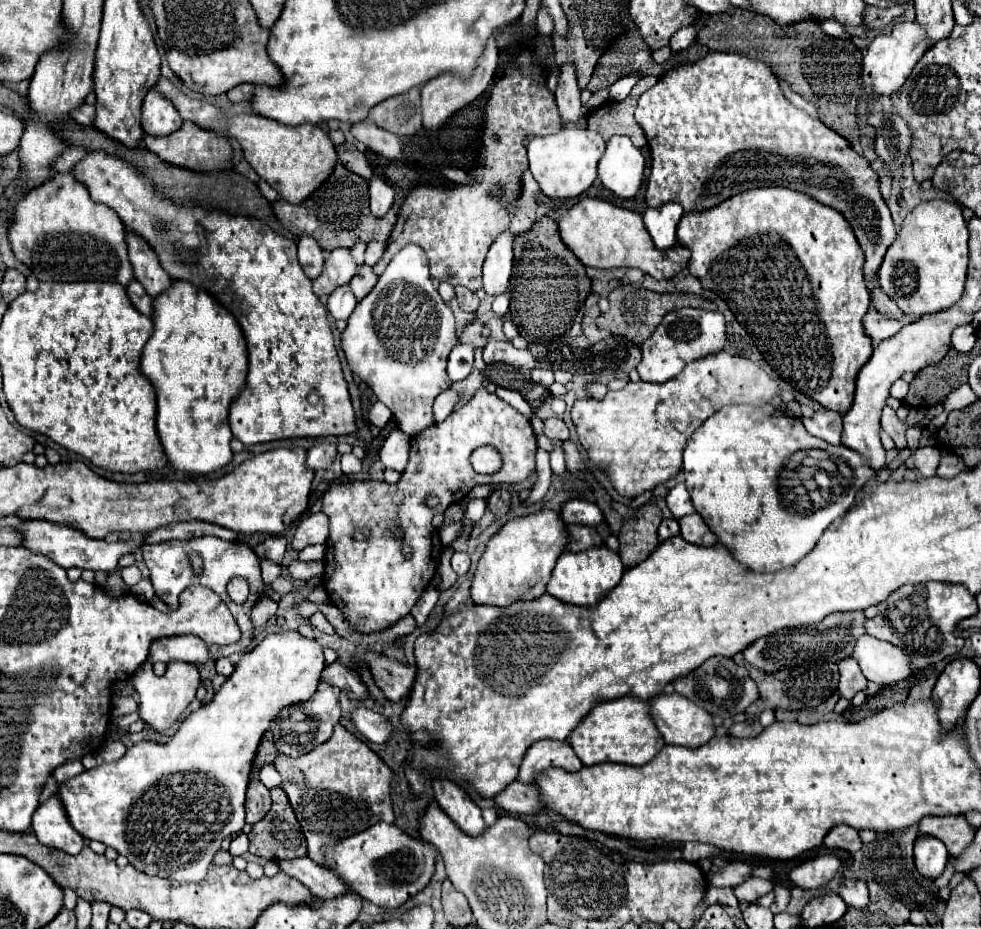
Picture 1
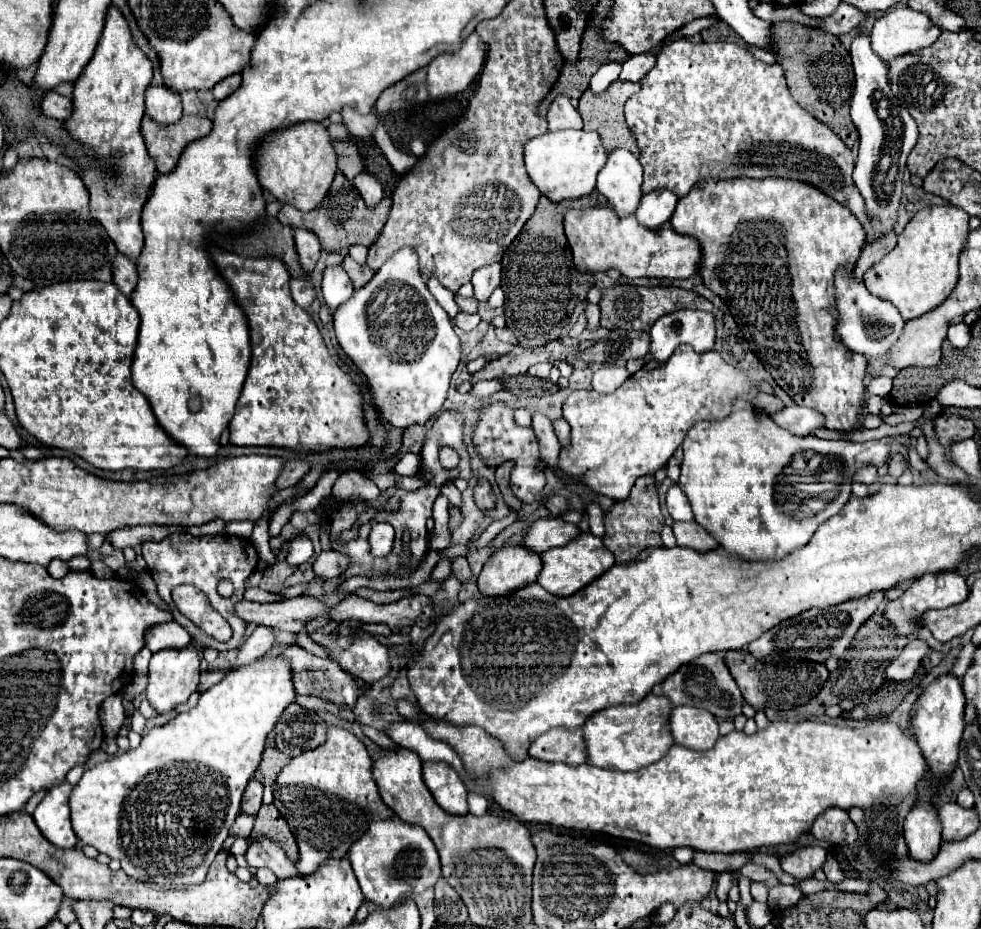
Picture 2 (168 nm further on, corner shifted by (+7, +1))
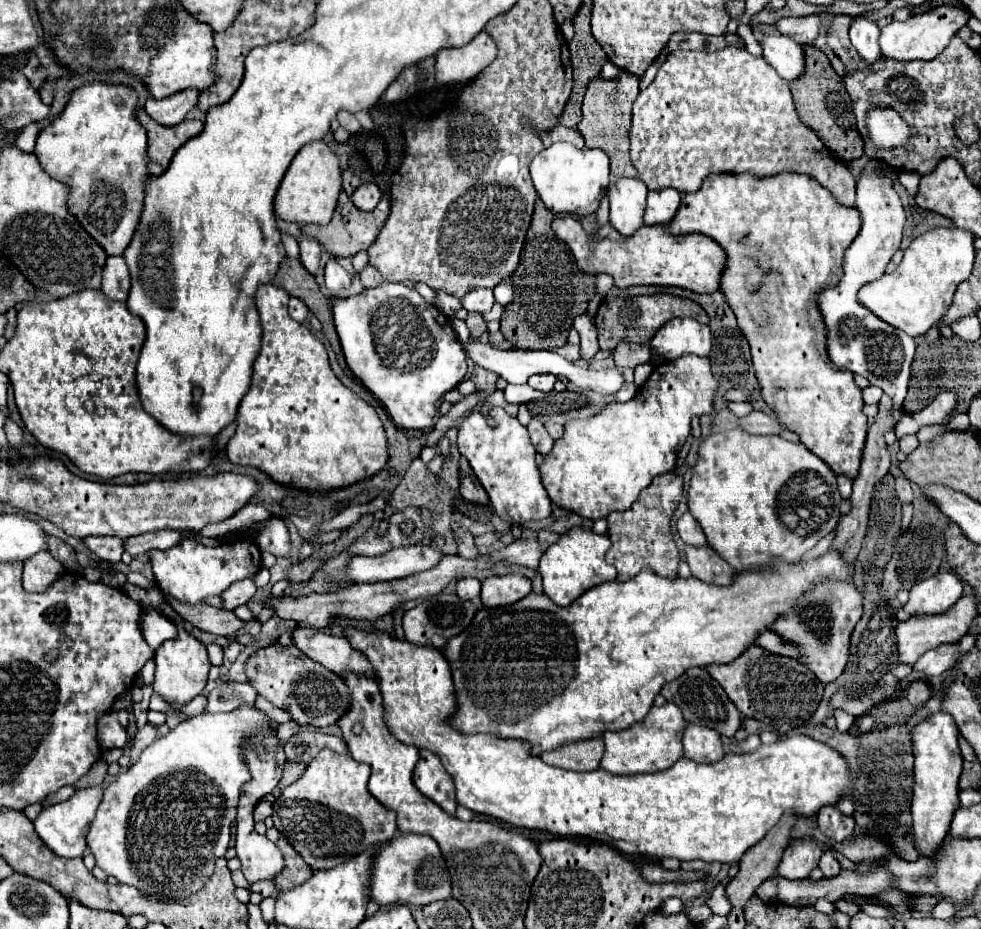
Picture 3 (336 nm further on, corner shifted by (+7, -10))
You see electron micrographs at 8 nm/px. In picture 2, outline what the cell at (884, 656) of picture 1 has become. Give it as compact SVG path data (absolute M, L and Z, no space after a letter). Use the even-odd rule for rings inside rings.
M912 640L904 648L900 648L898 658L894 658L892 662L886 664L886 668L884 668L886 680L894 680L894 682L910 680L914 676L916 668L920 666L922 658L928 656L928 652L930 652L930 648L924 640Z

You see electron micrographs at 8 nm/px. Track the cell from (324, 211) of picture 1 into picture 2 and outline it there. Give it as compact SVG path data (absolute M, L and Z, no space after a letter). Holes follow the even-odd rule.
M338 172L328 194L324 196L324 200L314 210L300 212L300 210L284 204L282 210L278 212L278 220L290 228L306 228L306 230L314 232L322 244L322 250L336 252L340 248L350 248L354 244L372 246L384 228L384 222L390 213L390 206L392 206L392 200L384 198L378 206L368 208L362 202L362 196L354 188L354 184L342 172Z

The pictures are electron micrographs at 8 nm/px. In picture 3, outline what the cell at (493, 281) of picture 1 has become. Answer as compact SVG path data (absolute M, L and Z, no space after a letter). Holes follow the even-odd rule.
M474 289L474 291L466 293L460 301L462 301L462 307L468 311L486 313L494 305L494 295L492 295L492 289Z

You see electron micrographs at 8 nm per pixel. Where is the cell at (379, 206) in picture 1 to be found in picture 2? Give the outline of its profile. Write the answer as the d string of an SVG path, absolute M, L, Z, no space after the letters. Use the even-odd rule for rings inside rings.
M362 172L354 178L354 186L358 188L360 196L364 198L366 206L376 206L382 198L384 198L384 190L382 184L368 172Z

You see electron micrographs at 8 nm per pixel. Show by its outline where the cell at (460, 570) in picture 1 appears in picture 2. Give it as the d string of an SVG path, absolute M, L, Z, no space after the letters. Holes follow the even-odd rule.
M454 556L450 562L452 562L452 574L454 574L460 582L464 582L464 580L470 576L468 560L466 560L464 556Z

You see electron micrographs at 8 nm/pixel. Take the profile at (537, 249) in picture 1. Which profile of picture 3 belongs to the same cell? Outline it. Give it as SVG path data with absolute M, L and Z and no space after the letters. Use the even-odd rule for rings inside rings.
M536 199L532 223L524 241L522 259L510 277L518 285L514 301L504 307L502 335L520 349L548 349L562 347L572 329L574 317L586 313L588 301L594 297L594 275L578 269L568 245L552 231L554 213L550 213L540 199Z

